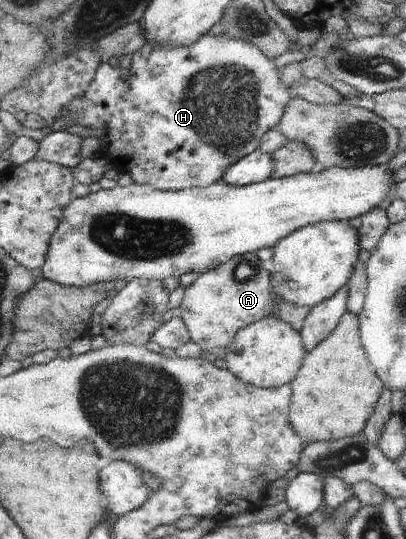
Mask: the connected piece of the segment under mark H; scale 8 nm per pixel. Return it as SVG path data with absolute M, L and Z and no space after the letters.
M206 34L190 47L180 46L172 48L168 46L153 46L147 43L138 53L132 56L129 77L127 79L122 77L120 68L117 67L115 62L102 62L95 73L95 81L91 83L91 86L84 92L82 97L76 98L71 102L70 106L62 110L63 117L65 119L75 119L73 124L89 127L88 136L96 137L98 142L102 141L102 143L99 143L99 152L108 153L108 157L113 159L114 169L120 174L128 173L131 175L134 183L148 184L163 192L177 192L188 188L205 188L222 181L224 174L230 167L258 150L264 135L270 130L278 128L279 123L282 121L284 112L287 110L287 105L291 102L293 94L281 80L279 69L276 68L272 60L257 45L247 41L235 40L224 34L218 36Z

